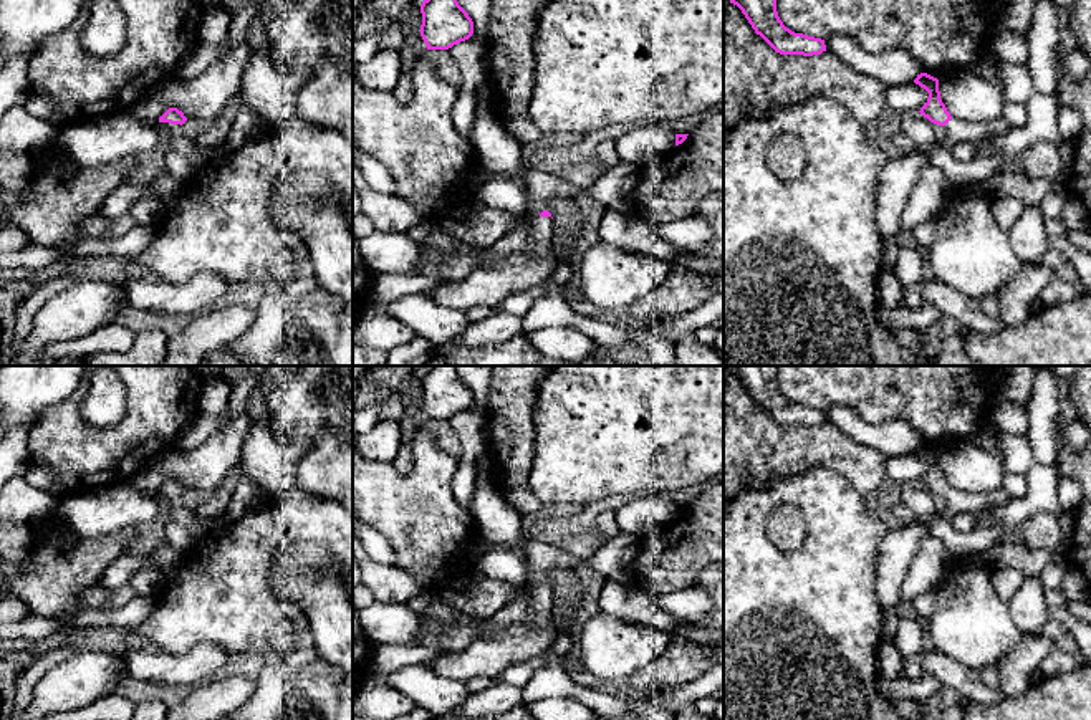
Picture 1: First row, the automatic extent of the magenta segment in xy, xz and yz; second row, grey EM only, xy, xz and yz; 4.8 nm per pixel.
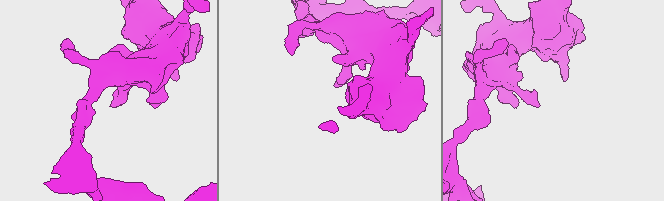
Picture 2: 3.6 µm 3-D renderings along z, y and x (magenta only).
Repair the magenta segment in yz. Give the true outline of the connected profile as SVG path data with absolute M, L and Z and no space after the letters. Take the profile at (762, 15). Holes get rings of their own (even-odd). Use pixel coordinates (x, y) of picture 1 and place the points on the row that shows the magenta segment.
M730 0L737 5L757 35L780 55L813 56L826 51L824 40L795 33L783 25L776 0Z

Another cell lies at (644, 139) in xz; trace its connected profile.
M642 121L616 139L616 152L624 162L644 164L654 154L675 147L675 132L666 122Z

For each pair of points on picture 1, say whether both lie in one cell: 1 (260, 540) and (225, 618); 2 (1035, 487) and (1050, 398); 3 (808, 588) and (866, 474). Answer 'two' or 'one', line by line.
1: one
2: two
3: two

